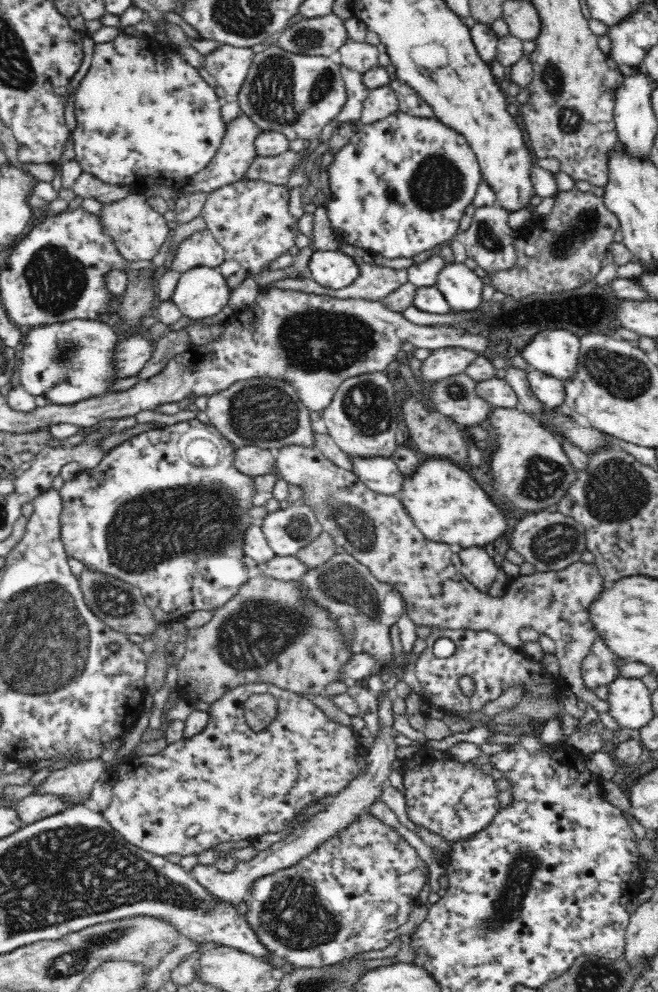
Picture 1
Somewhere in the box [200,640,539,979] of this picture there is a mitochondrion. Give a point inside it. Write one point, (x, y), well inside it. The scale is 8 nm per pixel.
(296, 914)

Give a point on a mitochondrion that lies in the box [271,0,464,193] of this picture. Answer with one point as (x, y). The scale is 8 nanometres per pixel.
(307, 38)

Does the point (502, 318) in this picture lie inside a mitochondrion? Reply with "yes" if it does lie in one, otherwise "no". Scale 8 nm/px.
yes

